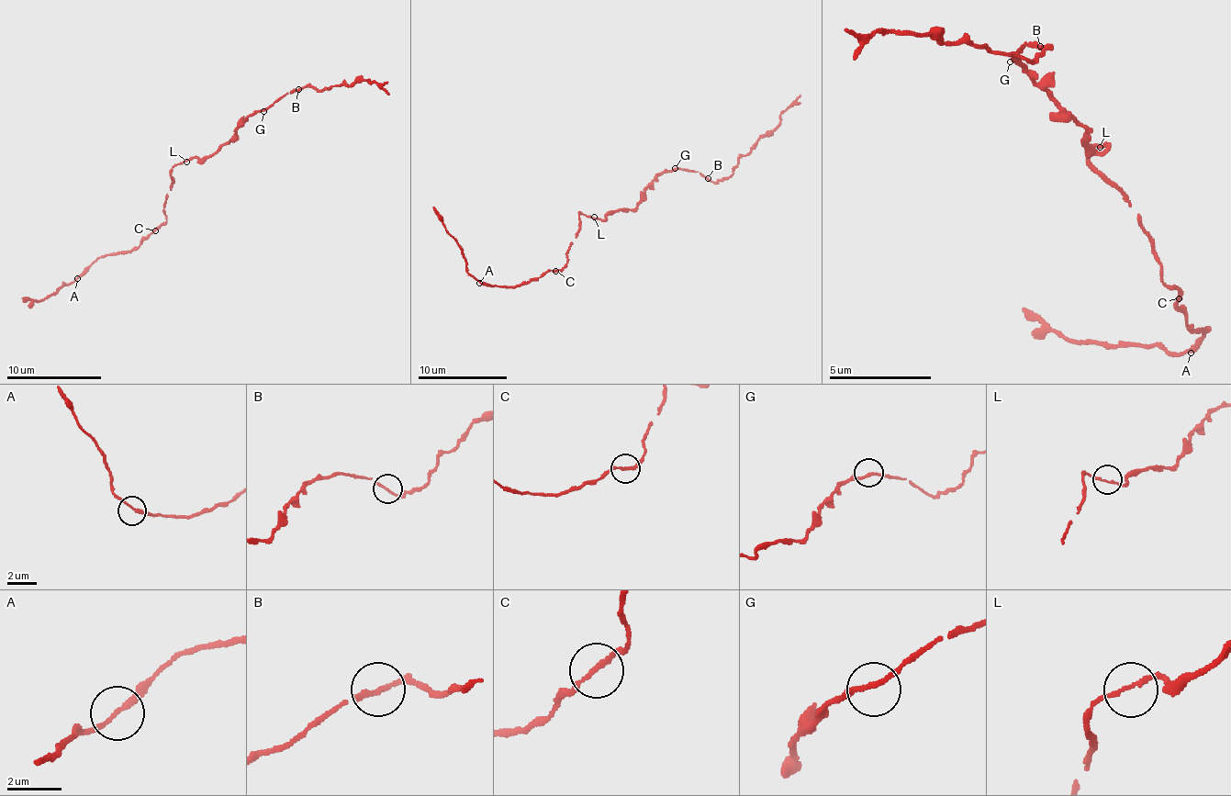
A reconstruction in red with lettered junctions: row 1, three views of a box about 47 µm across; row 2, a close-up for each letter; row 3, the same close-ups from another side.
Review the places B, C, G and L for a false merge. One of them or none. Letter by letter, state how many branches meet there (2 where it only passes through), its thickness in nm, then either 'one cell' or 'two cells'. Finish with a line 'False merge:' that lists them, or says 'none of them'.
B: 2 | 170 nm | one cell
C: 2 | 170 nm | one cell
G: 2 | 180 nm | one cell
L: 2 | 140 nm | one cell
False merge: none of them

